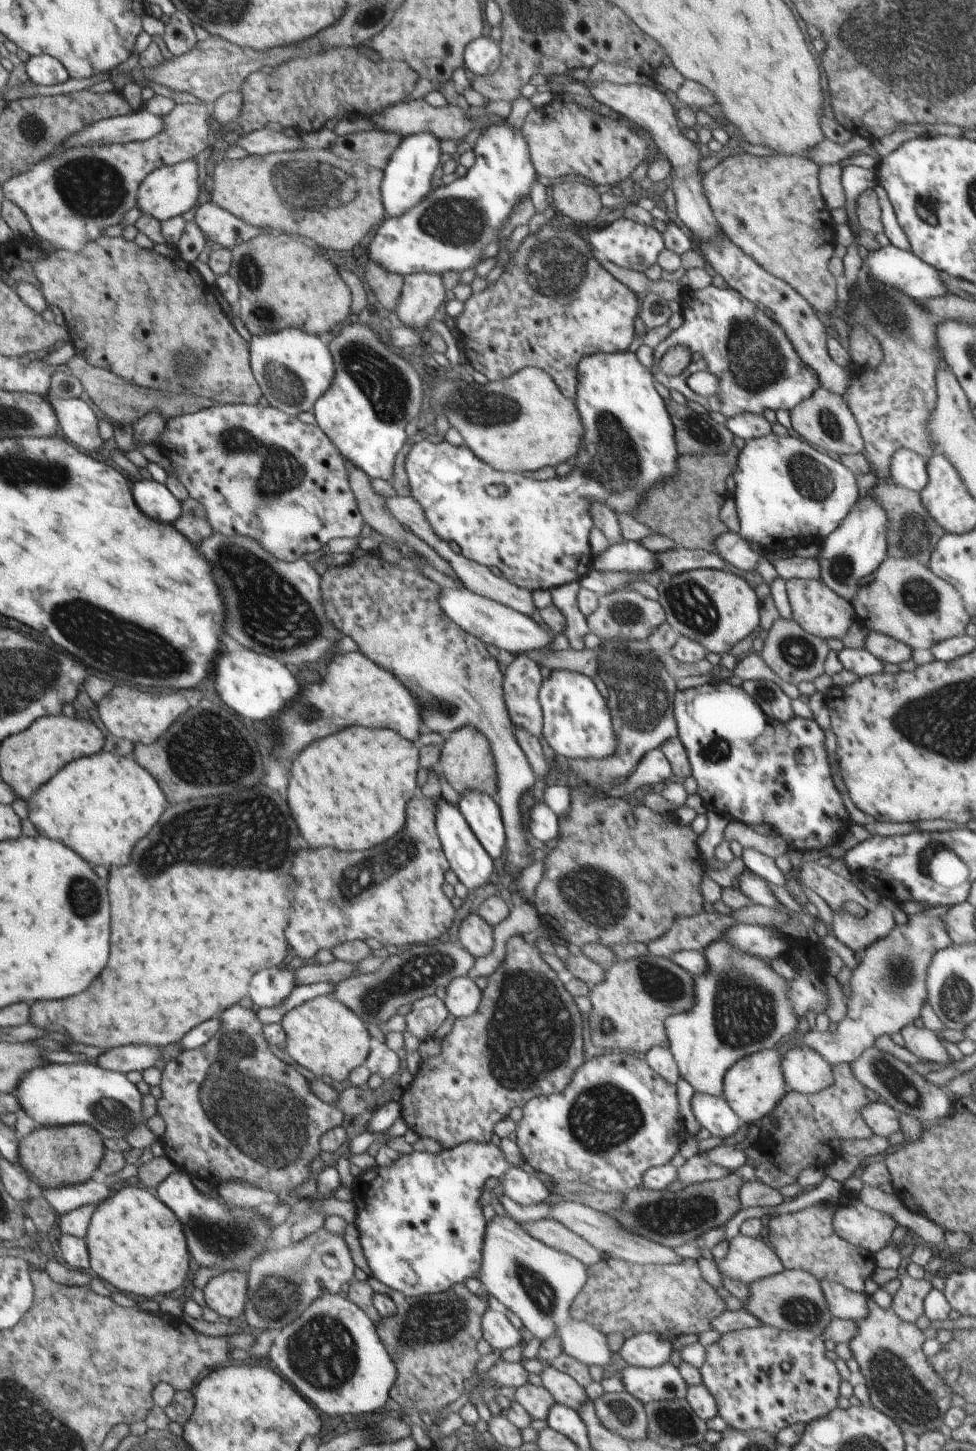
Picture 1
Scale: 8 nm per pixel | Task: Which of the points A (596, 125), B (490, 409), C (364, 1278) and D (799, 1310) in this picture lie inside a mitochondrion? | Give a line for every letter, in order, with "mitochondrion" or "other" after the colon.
A: other
B: mitochondrion
C: other
D: mitochondrion

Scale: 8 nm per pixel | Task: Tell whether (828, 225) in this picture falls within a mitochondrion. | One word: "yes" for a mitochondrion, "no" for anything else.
no

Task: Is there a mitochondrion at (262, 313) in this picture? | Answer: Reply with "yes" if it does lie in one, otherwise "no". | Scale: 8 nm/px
yes

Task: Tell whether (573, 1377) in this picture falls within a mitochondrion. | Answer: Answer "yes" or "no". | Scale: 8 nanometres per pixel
no

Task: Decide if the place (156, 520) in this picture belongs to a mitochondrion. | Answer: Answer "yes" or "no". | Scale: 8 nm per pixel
no

